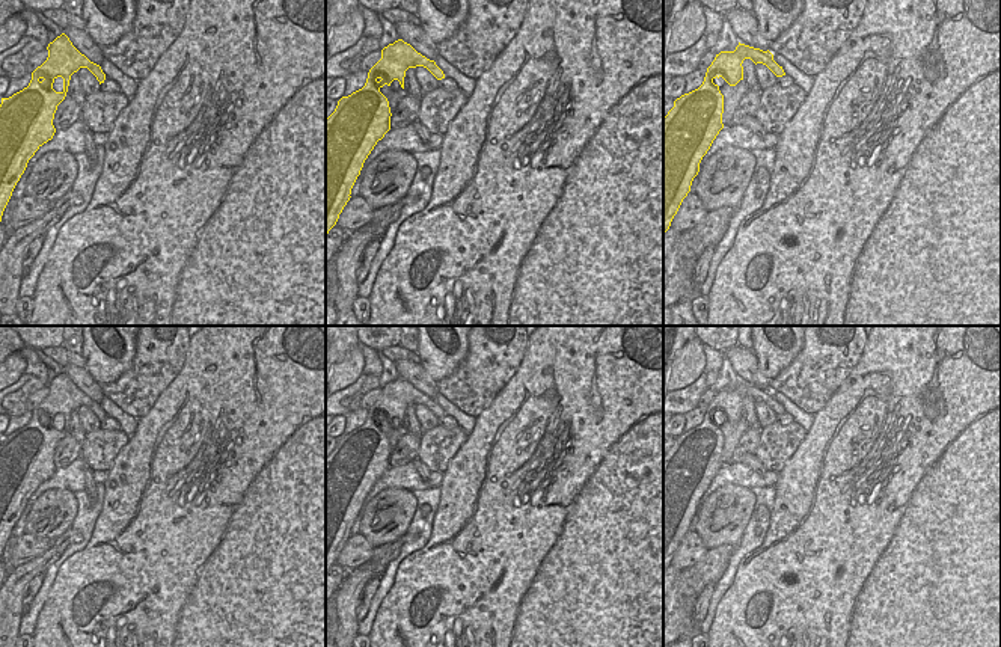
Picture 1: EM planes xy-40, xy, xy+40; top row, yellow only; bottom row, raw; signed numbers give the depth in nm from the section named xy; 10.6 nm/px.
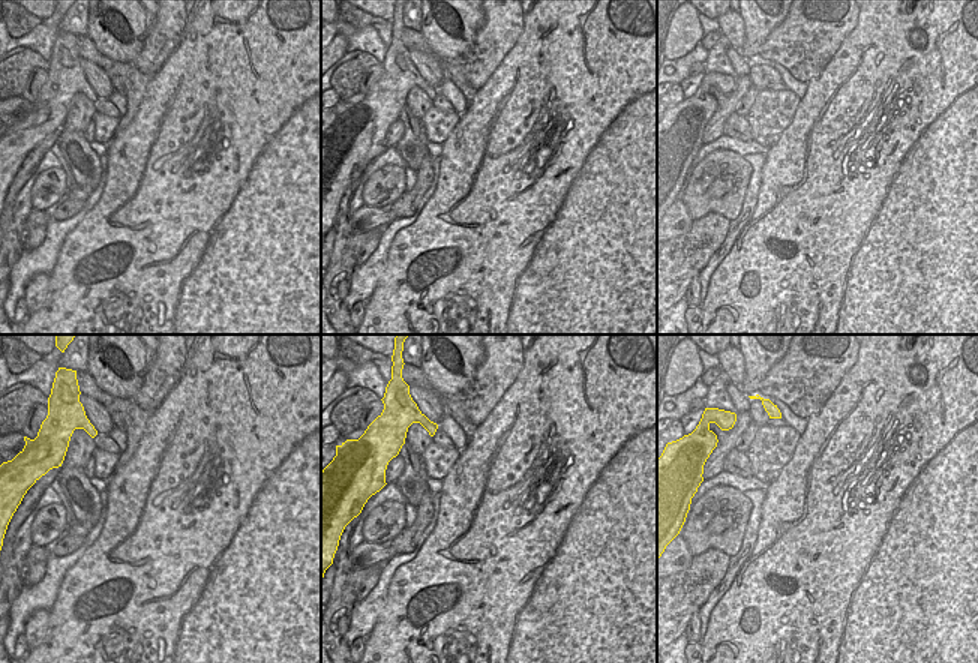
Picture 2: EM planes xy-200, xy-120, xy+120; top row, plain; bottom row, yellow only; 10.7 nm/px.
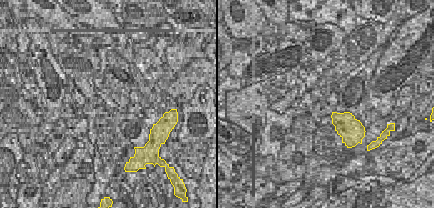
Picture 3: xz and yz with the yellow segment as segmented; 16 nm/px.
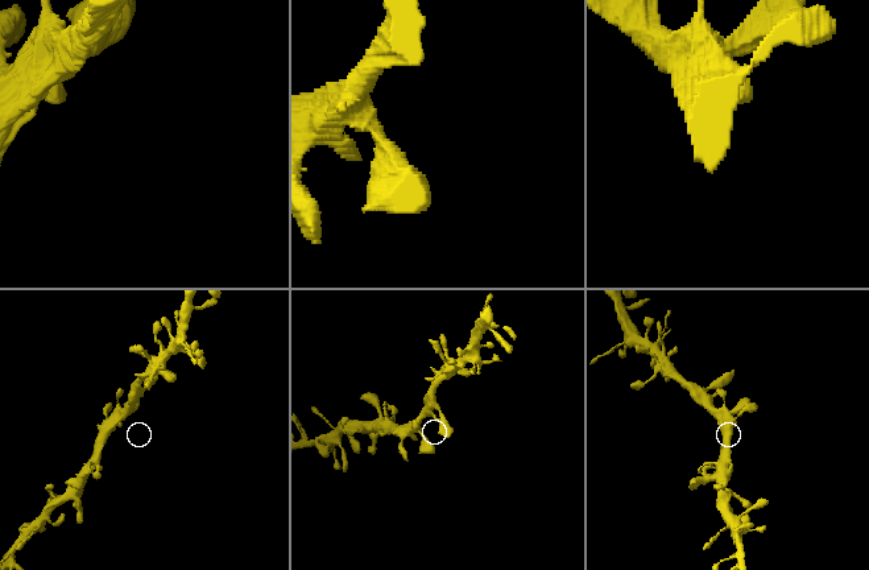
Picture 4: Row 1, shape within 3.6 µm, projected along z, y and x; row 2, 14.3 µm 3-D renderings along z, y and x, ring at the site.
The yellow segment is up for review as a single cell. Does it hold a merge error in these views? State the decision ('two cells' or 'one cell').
one cell

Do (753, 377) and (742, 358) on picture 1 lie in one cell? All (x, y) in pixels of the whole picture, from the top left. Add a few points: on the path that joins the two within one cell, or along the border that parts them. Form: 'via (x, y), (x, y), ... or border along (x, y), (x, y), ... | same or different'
via (748, 373), (743, 362) | same

